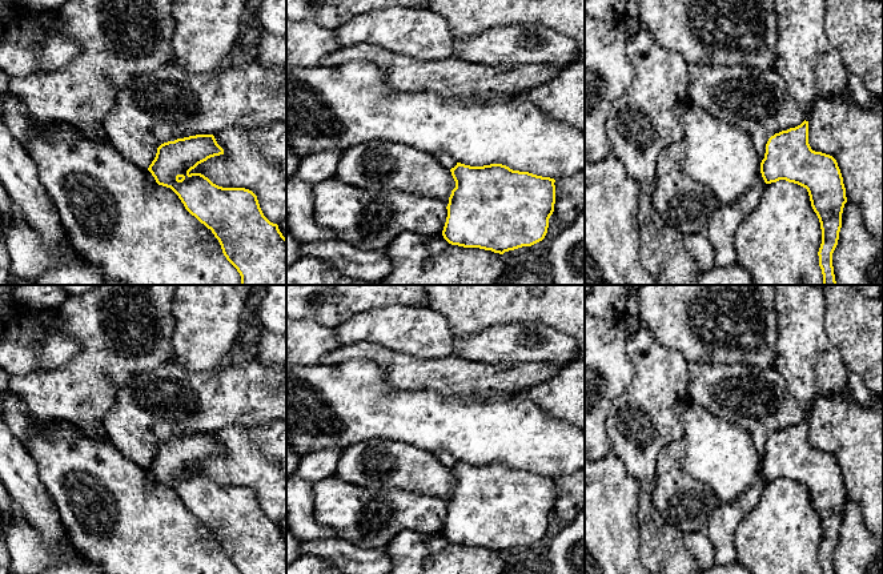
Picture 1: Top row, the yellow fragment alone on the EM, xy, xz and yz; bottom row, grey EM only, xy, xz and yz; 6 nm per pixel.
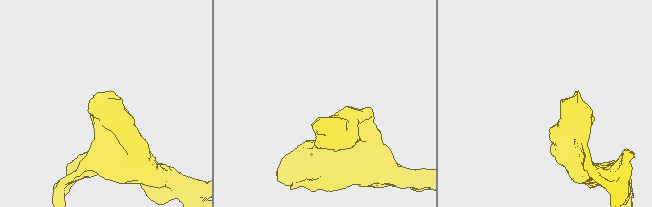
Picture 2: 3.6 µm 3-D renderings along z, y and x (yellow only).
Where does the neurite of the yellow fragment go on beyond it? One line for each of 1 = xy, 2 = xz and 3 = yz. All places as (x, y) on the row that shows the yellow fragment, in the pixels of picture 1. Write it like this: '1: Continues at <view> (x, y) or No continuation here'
1: No continuation here
2: No continuation here
3: No continuation here

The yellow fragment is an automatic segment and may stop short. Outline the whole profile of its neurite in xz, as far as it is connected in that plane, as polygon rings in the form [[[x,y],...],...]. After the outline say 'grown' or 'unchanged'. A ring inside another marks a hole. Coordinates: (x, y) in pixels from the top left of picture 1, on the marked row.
[[[457,162],[450,172],[455,188],[449,197],[442,230],[449,244],[503,254],[545,238],[555,204],[554,178],[513,170],[502,164],[470,166]]]; unchanged

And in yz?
[[[808,121],[768,139],[760,173],[766,184],[786,180],[807,189],[822,229],[818,256],[823,285],[836,285],[832,253],[838,245],[842,213],[847,202],[846,188],[836,160],[811,149]]]; unchanged

